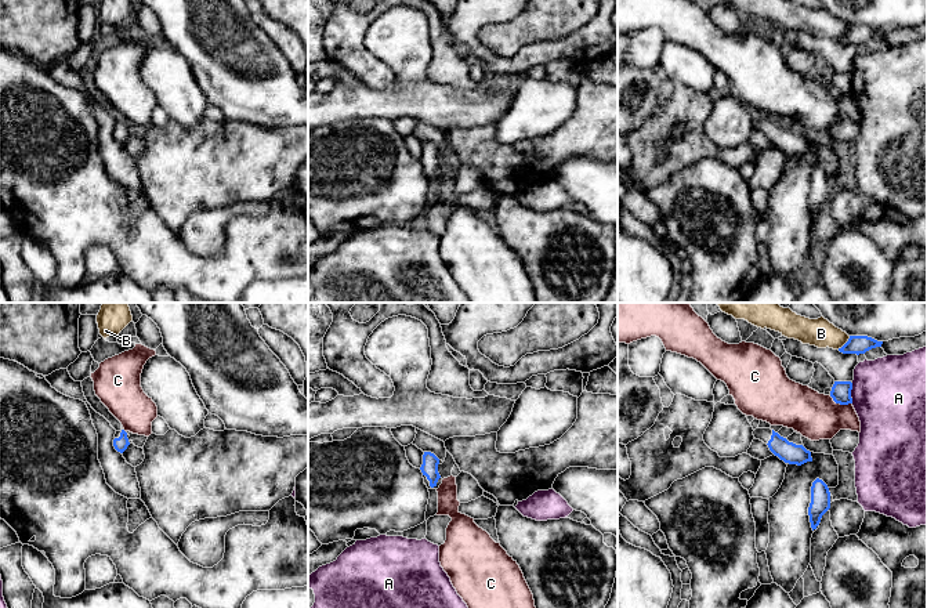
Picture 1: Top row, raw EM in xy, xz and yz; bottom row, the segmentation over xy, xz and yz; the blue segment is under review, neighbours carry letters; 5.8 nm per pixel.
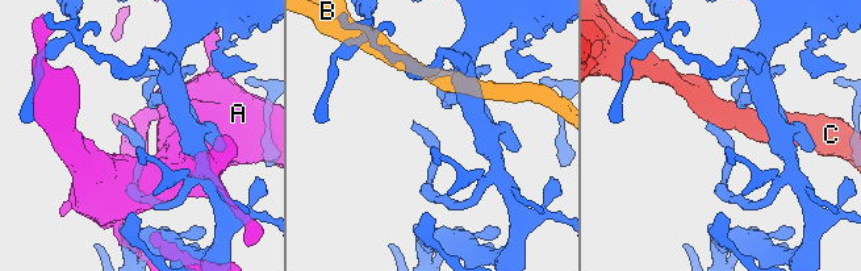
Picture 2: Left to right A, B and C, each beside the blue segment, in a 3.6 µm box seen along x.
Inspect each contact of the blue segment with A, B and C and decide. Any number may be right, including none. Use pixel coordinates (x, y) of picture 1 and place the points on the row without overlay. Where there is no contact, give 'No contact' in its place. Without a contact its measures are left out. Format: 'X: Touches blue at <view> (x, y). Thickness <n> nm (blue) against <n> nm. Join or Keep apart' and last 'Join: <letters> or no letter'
A: Touches blue at yz (850, 83). Thickness 120 nm (blue) against 460 nm. Keep apart
B: Touches blue at yz (846, 33). Thickness 110 nm (blue) against 160 nm. Keep apart
C: Touches blue at yz (840, 94). Thickness 120 nm (blue) against 280 nm. Keep apart
Join: no letter

